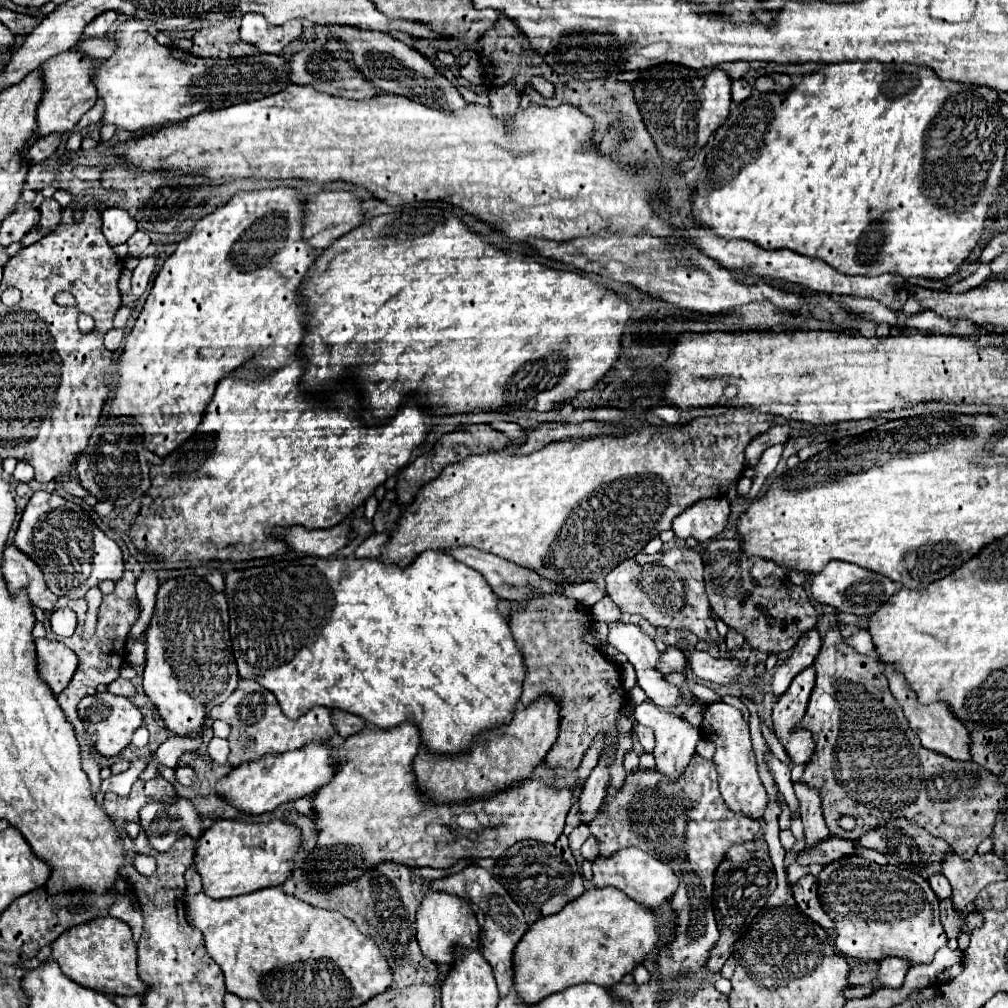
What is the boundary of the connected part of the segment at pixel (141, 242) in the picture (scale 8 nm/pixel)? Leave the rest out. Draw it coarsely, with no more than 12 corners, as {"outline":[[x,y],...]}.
{"outline":[[136,230],[128,238],[128,252],[142,256],[150,244],[150,236]]}

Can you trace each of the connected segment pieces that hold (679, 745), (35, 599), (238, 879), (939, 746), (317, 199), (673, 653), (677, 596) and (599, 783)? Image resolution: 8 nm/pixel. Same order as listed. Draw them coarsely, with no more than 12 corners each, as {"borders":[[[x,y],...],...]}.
{"borders":[[[638,704],[638,724],[654,730],[656,770],[676,780],[700,728],[682,714]],[[14,544],[4,550],[2,572],[12,592],[26,588],[30,602],[54,610],[58,596],[40,566]],[[220,818],[196,842],[210,898],[282,886],[302,832]],[[884,662],[890,692],[922,746],[970,760],[968,728],[948,704],[920,704]],[[350,190],[306,198],[304,238],[318,250],[358,228],[362,200]],[[666,648],[656,670],[662,674],[686,672],[686,656]],[[702,558],[624,560],[606,590],[652,626],[714,642]],[[608,760],[598,766],[580,794],[582,822],[594,818],[608,788]]]}

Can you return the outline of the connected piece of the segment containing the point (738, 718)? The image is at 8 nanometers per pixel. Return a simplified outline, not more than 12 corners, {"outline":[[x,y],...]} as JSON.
{"outline":[[710,704],[702,730],[714,736],[728,808],[760,818],[768,792],[758,776],[740,710]]}

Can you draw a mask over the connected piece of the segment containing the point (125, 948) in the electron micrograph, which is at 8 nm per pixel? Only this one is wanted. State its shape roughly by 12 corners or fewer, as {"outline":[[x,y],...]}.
{"outline":[[104,916],[66,930],[52,958],[104,994],[144,996],[132,930]]}

